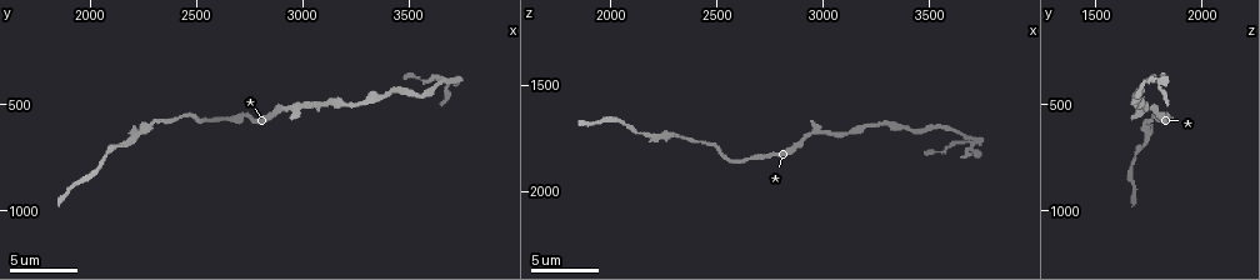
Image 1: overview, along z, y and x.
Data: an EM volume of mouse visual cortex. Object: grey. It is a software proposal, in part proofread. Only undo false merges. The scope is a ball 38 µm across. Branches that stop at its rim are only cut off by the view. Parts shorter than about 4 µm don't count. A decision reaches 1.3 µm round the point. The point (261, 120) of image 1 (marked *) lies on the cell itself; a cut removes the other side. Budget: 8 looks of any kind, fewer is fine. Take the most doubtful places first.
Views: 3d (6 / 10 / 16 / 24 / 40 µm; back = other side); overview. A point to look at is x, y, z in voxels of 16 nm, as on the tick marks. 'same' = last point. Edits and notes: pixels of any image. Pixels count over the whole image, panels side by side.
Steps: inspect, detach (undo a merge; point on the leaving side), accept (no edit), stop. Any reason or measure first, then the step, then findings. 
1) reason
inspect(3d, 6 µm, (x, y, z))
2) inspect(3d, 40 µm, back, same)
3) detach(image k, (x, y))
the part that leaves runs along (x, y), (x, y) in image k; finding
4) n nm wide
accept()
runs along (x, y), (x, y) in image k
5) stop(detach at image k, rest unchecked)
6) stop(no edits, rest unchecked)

four or more arms meet
inspect(3d, 10 µm, (3650, 380, 1780))

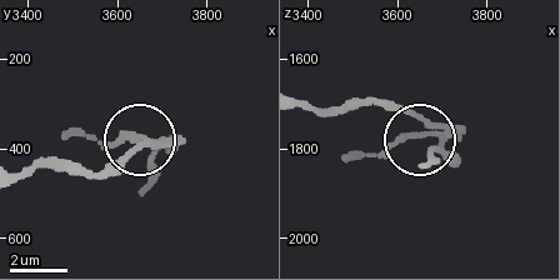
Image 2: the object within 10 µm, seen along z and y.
inspect(3d, 6 µm, (3655, 375, 1765))

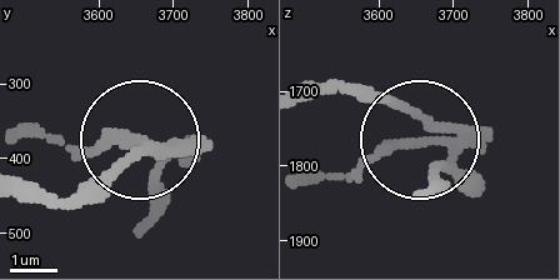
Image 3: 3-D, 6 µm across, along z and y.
5 arms
accept()
runs along (303, 101), (338, 89), (398, 101), (434, 161), (425, 193) in image 3; all the same cell

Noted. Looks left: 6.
thin neck
inspect(3d, 6 µm, (3400, 460, 1700))

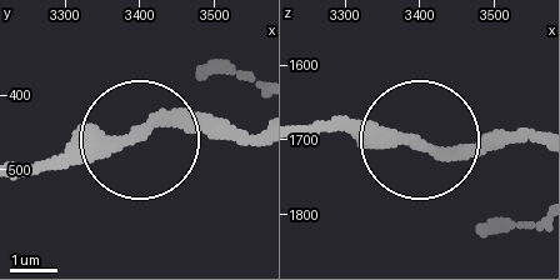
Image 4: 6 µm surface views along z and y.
accept()
runs along (21, 165), (81, 165), (176, 118), (249, 129) in image 4; continuous, no second cell

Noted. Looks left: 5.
thick turns thin
inspect(3d, 10 µm, (2190, 670, 1740))

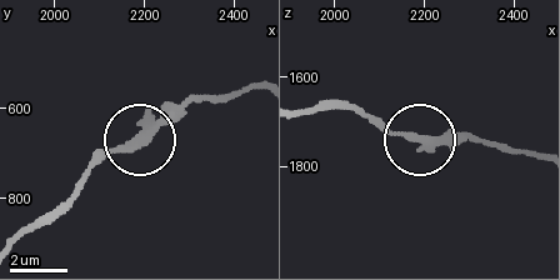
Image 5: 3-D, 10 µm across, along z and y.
inspect(3d, 10 µm, back, (2190, 665, 1745))

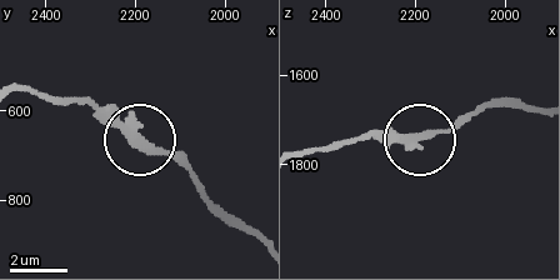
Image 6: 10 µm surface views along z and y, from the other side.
accept()
runs along (306, 154), (356, 140), (421, 140), (450, 130), (469, 114) in image 6; continuous, no second cell

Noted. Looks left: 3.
sudden change in width
inspect(3d, 10 µm, (2450, 550, 1780))

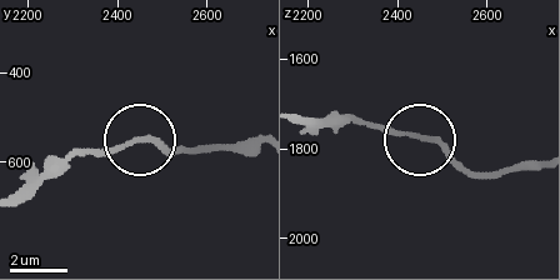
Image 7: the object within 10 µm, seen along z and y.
inspect(3d, 10 µm, back, (2445, 550, 1775))

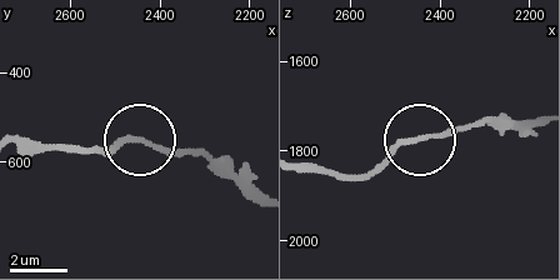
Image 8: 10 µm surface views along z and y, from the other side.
accept()
runs along (306, 170), (364, 176), (406, 143), (483, 126) in image 8; continuous, no second cell

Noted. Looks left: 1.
stop(no edits, rest unchecked)

